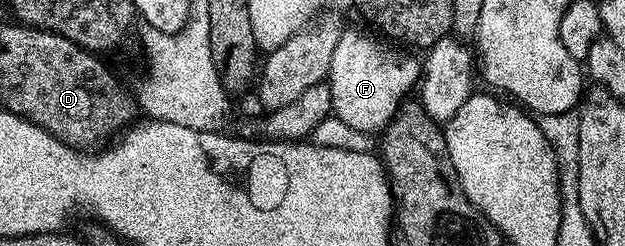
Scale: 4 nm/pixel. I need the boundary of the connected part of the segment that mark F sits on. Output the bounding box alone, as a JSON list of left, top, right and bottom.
[326,31,422,134]

